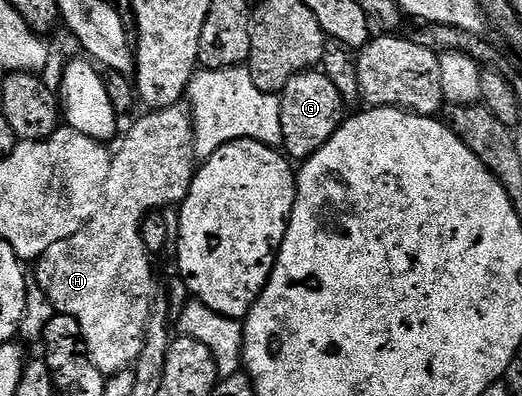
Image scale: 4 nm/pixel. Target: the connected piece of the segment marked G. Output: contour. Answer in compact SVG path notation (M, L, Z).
M321 69L300 71L291 77L279 98L283 121L283 151L293 161L310 159L316 151L323 149L323 145L327 145L327 141L331 141L333 134L341 128L347 115L345 100Z

